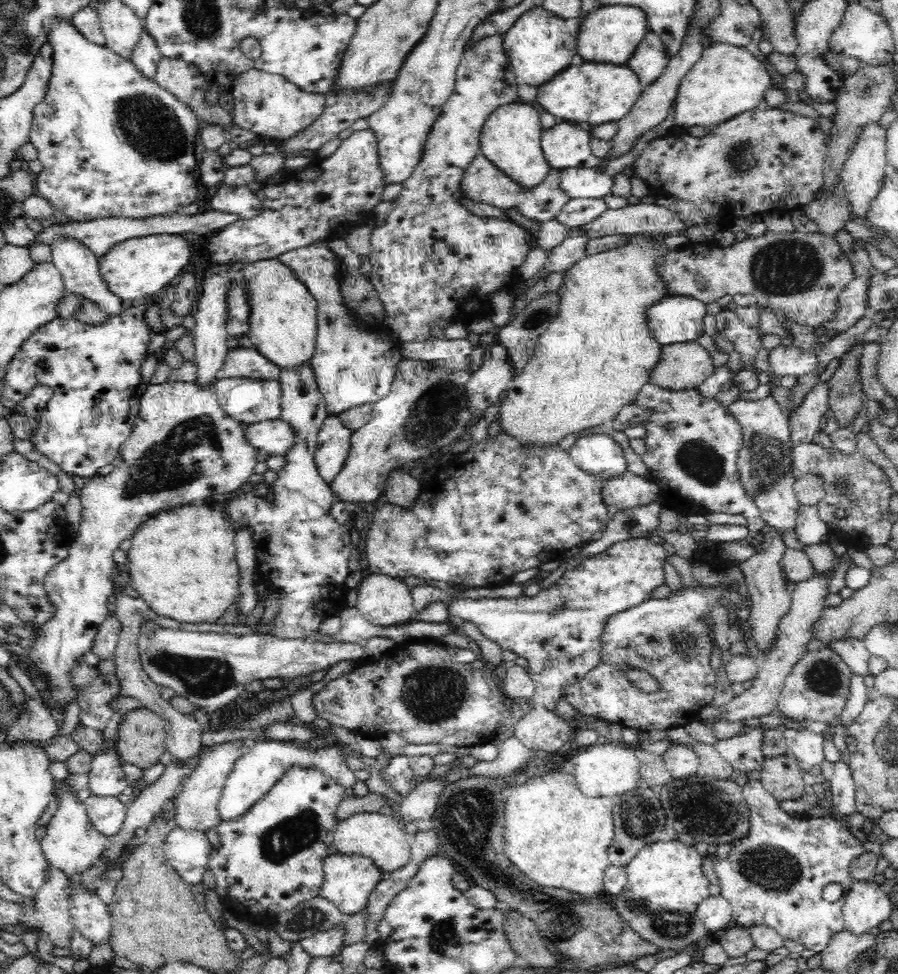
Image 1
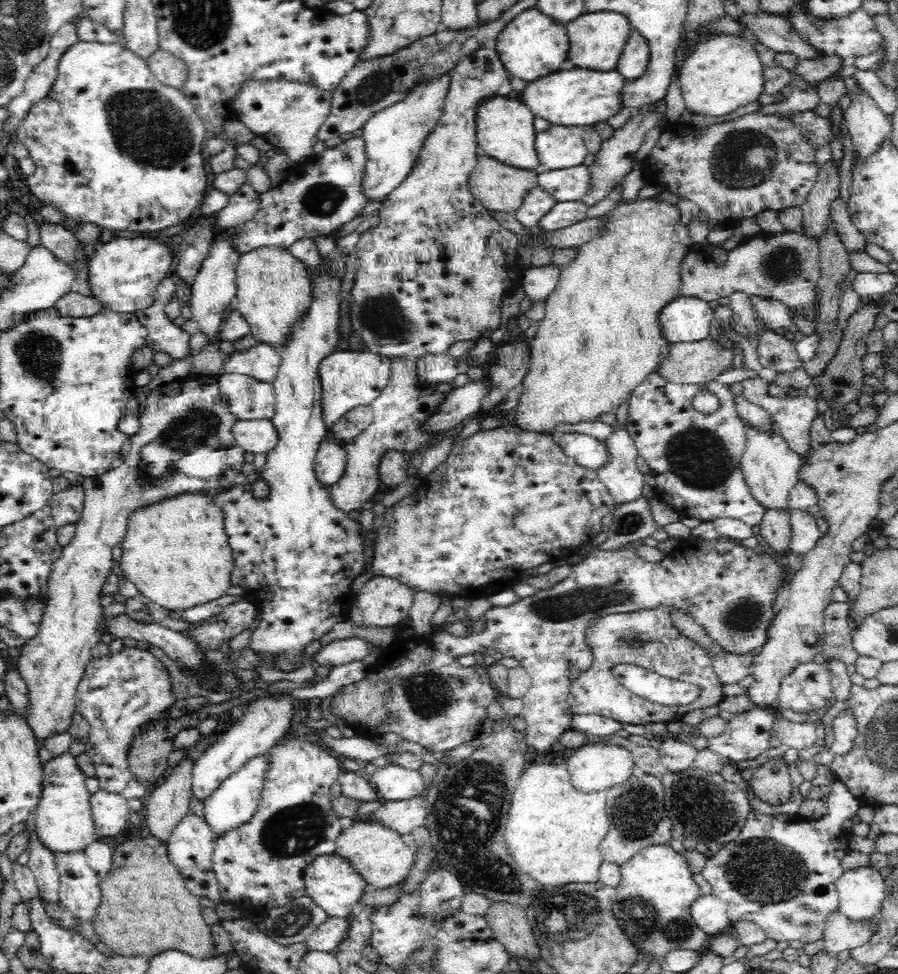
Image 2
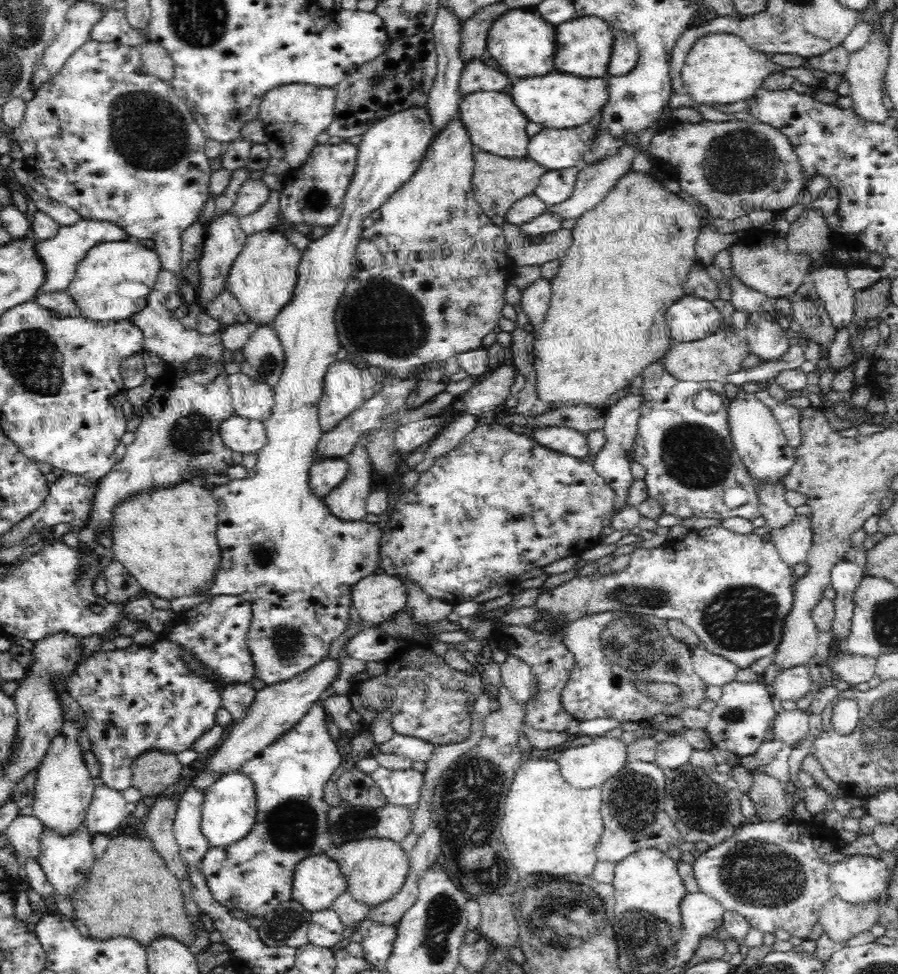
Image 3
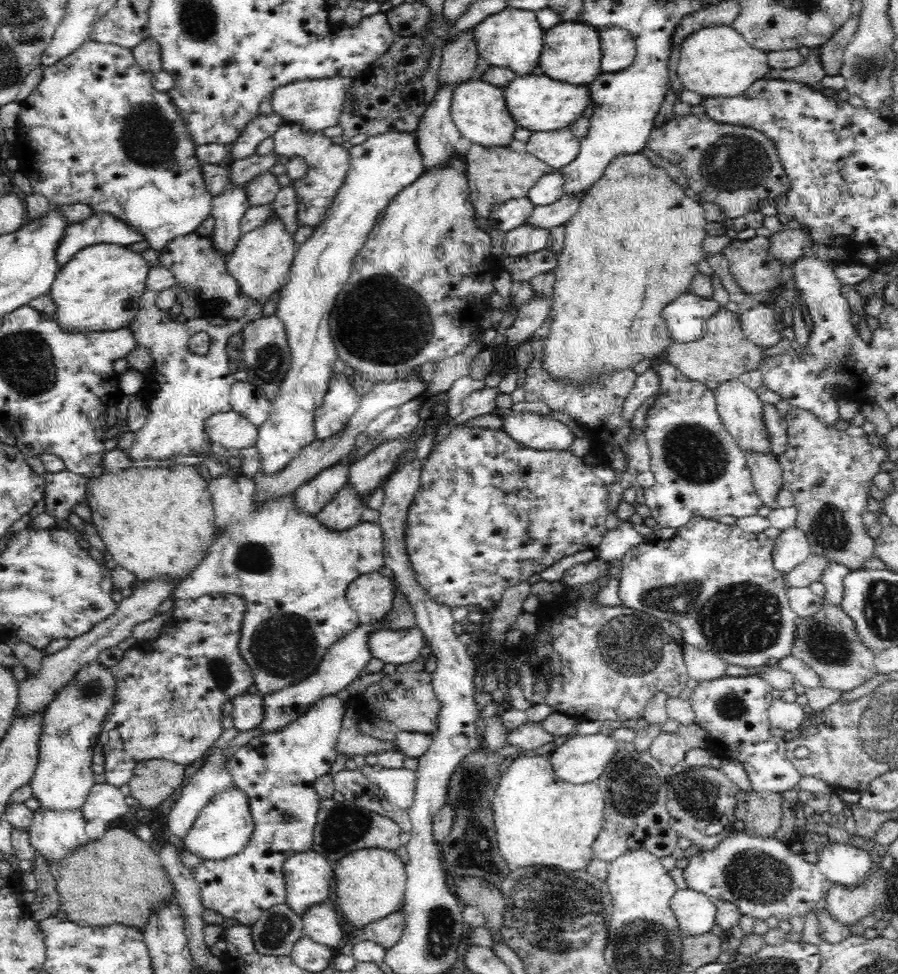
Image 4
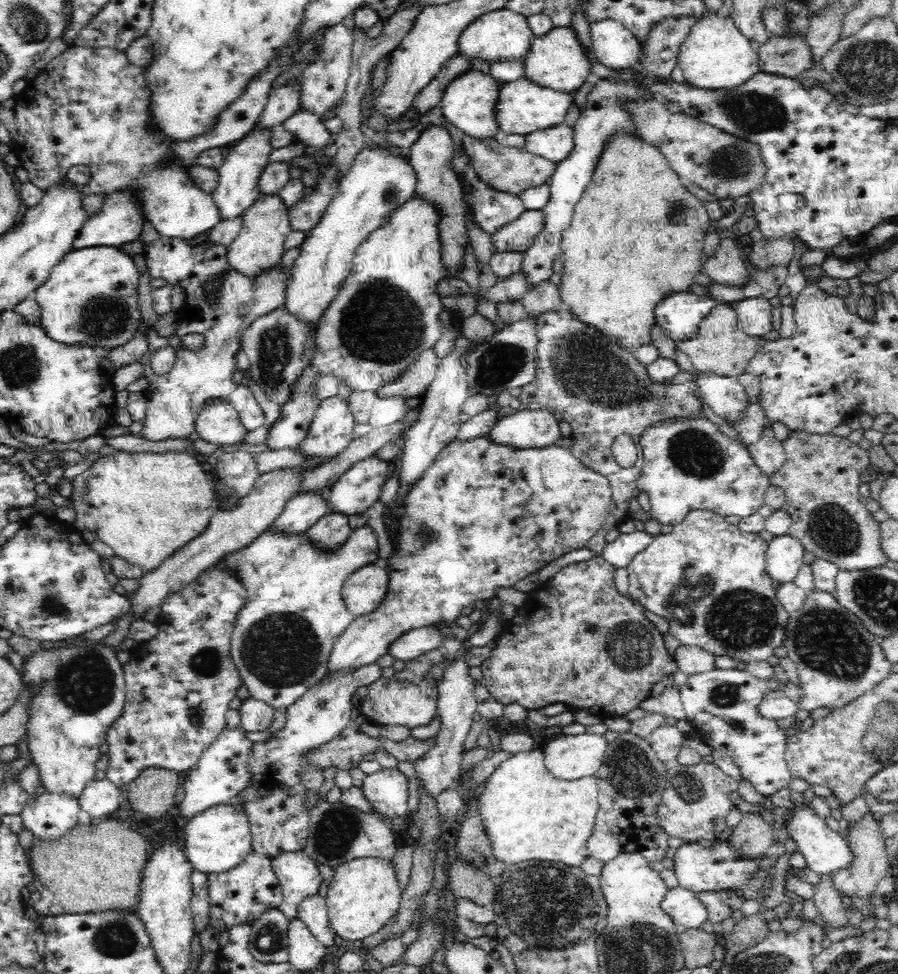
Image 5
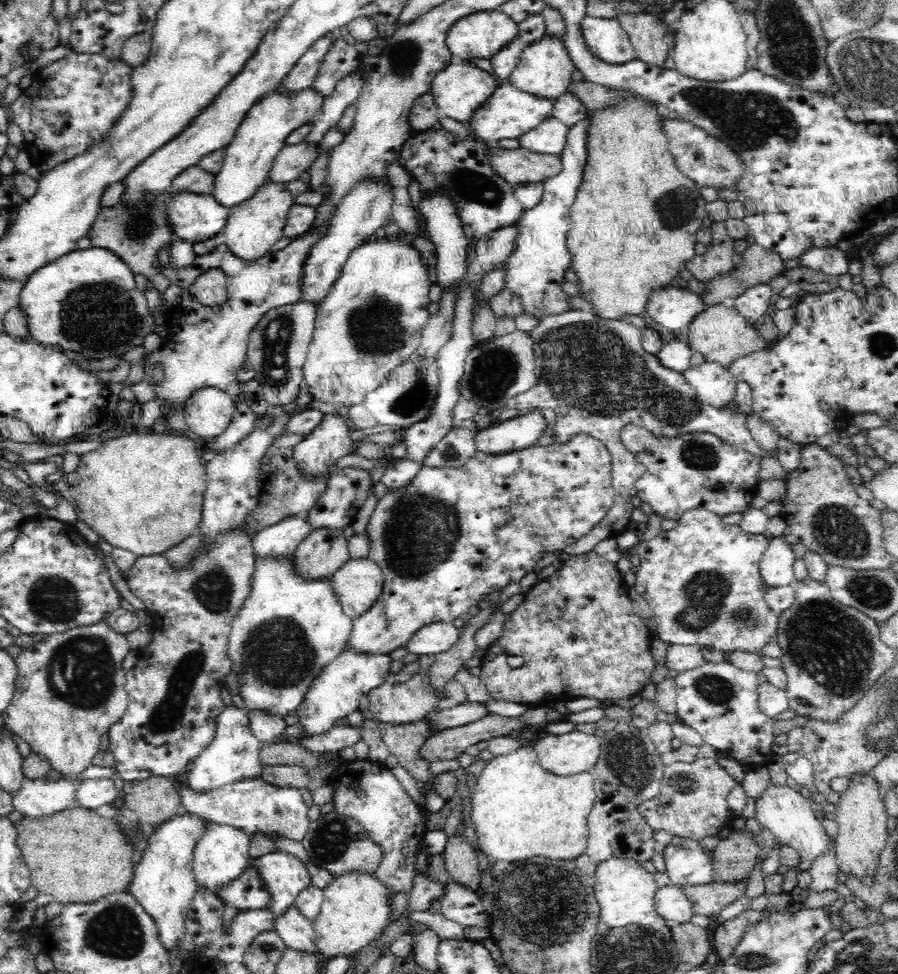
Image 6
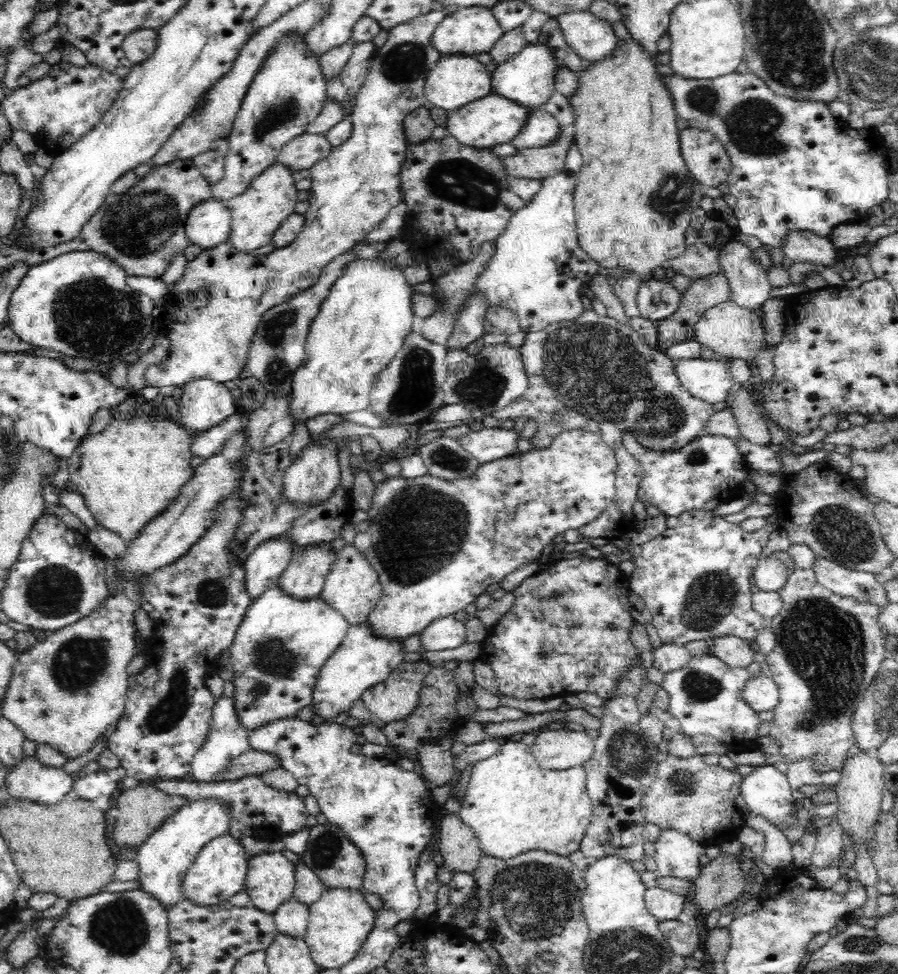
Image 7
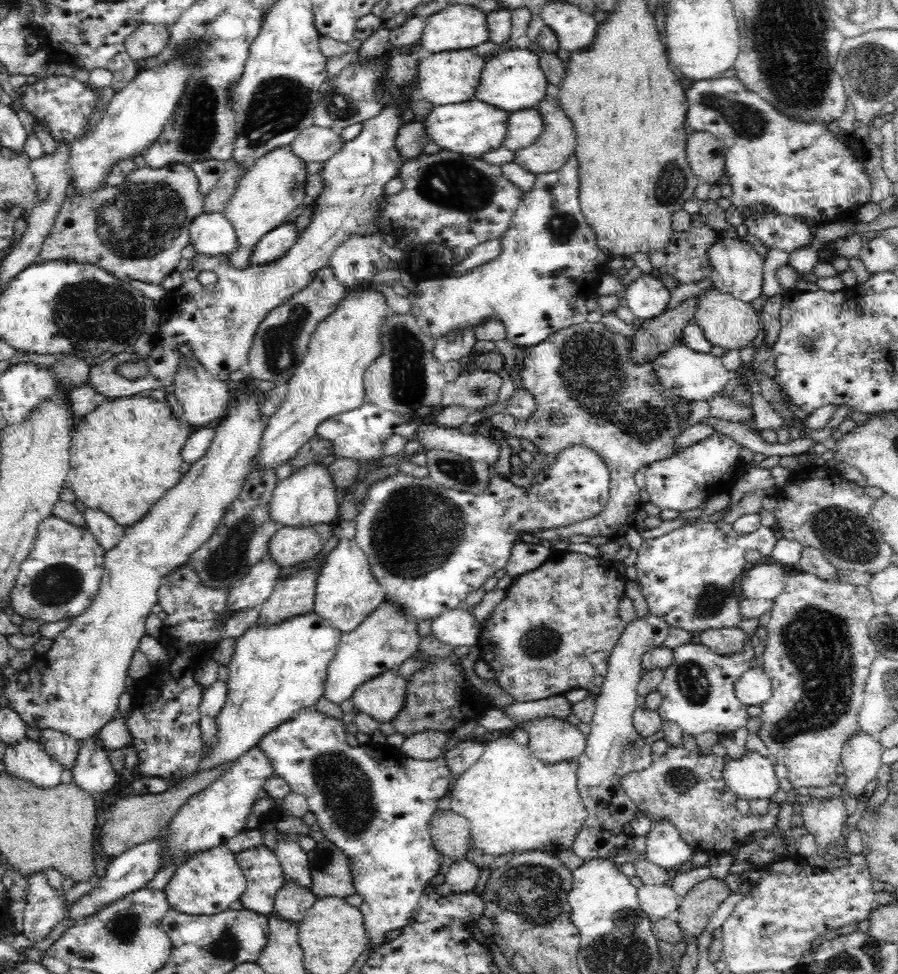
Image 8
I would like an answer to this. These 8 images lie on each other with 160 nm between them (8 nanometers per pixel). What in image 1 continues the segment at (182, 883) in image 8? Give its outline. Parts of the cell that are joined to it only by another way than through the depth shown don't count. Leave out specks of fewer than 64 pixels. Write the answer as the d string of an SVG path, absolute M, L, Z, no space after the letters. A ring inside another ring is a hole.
M270 740L258 741L253 747L247 748L242 757L236 760L234 768L228 773L228 778L225 780L225 785L222 790L222 796L218 800L218 813L220 813L220 822L231 821L235 818L240 818L248 809L260 800L264 794L266 794L292 766L299 764L304 768L313 768L316 770L321 770L325 772L332 780L337 781L337 783L346 788L354 787L357 778L354 775L348 764L346 763L345 753L349 754L348 749L342 744L328 743L321 744L320 746L312 746L310 748L310 742L304 744L302 741L279 741Z

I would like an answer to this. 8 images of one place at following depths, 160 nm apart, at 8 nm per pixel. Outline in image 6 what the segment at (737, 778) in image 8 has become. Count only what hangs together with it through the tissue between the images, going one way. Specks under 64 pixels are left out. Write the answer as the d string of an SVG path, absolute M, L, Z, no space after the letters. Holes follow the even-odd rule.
M770 780L763 795L755 800L755 817L760 826L771 830L782 845L797 850L800 857L798 868L801 871L809 871L814 858L826 854L834 844L832 841L834 838L826 833L822 821L816 817L815 810L810 807L810 802L802 793L788 787L788 785L772 785Z

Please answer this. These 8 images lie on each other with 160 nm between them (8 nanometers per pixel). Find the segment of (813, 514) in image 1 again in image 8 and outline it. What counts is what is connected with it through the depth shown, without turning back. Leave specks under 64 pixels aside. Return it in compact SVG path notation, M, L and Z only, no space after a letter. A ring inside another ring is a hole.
M764 560L748 565L738 584L740 598L774 600L785 587L781 564Z

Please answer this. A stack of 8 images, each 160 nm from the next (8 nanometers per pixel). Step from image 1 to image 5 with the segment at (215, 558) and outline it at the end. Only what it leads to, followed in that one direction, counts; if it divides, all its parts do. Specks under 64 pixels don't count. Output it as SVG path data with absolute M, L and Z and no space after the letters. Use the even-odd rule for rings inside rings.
M120 450L111 456L100 456L100 459L96 460L86 472L82 472L82 474L78 474L76 478L72 479L72 496L70 496L70 499L73 502L73 509L76 512L73 526L80 531L86 530L94 532L98 540L114 549L114 556L122 558L122 560L130 564L139 566L144 572L154 570L158 568L168 556L172 556L176 553L176 550L180 550L182 546L188 545L191 541L194 541L194 538L197 538L207 530L211 522L210 520L215 514L211 509L212 502L215 502L213 478L214 476L205 466L203 460L197 458L197 456L190 455L190 453L186 453L186 450L166 450L160 453L130 453Z

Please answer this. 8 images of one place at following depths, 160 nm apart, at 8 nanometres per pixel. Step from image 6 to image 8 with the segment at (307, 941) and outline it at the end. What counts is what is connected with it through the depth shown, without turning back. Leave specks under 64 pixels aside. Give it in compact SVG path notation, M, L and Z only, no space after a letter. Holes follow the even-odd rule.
M285 878L285 886L276 893L273 912L278 919L300 925L307 911L316 903L317 897L311 890Z

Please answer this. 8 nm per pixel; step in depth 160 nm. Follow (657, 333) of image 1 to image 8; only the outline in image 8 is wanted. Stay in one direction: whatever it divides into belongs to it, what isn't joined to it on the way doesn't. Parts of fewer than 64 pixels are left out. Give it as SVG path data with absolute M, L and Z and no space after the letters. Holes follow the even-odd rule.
M642 273L626 286L623 304L630 308L637 318L651 319L665 310L670 294L658 275Z

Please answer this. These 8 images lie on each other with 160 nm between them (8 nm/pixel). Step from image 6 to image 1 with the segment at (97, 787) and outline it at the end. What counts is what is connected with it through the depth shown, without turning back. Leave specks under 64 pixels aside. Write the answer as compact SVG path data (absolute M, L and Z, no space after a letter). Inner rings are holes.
M90 795L83 801L89 821L104 836L116 834L123 826L127 805L117 797Z

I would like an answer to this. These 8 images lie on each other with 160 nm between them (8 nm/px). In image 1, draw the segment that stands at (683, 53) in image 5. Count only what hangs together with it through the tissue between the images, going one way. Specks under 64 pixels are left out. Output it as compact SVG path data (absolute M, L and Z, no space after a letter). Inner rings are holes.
M710 44L702 57L684 75L673 108L675 124L680 127L706 126L713 128L730 118L764 105L764 94L770 85L766 71L745 47L732 44Z

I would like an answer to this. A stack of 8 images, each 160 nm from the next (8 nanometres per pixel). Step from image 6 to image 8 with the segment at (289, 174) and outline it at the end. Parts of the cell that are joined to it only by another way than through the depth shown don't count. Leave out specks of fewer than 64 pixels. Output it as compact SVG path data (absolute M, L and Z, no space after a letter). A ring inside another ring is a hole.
M312 125L305 128L289 144L291 151L304 162L326 162L345 142L339 132Z

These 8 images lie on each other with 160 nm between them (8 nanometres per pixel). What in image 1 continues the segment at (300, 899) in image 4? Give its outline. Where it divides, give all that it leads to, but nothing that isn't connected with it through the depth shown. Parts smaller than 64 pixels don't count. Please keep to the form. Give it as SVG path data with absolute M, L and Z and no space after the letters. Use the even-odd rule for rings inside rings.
M331 854L324 859L324 871L324 883L319 896L332 902L347 917L367 908L370 893L384 879L374 861L362 855Z

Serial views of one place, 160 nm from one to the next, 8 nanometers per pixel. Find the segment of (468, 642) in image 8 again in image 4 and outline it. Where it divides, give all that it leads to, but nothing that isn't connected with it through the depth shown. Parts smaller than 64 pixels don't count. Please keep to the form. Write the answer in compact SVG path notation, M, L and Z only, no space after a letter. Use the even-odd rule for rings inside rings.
M417 627L372 631L367 640L370 654L386 664L406 664L416 660L424 647L425 634Z

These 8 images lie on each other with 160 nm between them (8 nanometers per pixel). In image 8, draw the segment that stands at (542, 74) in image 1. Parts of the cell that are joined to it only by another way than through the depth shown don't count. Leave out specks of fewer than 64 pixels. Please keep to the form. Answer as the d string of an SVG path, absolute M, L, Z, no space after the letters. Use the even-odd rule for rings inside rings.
M454 5L430 14L424 19L424 28L421 34L421 46L430 53L447 53L452 50L476 50L480 44L490 41L488 37L487 14L470 5Z

